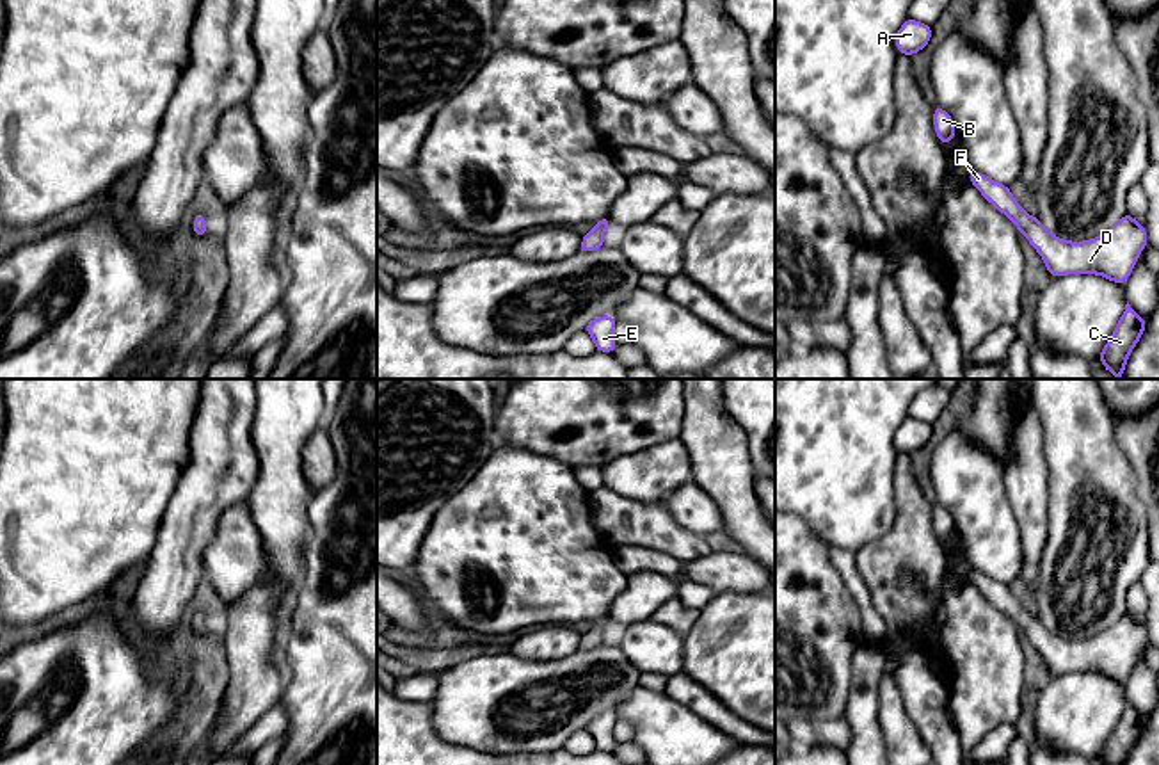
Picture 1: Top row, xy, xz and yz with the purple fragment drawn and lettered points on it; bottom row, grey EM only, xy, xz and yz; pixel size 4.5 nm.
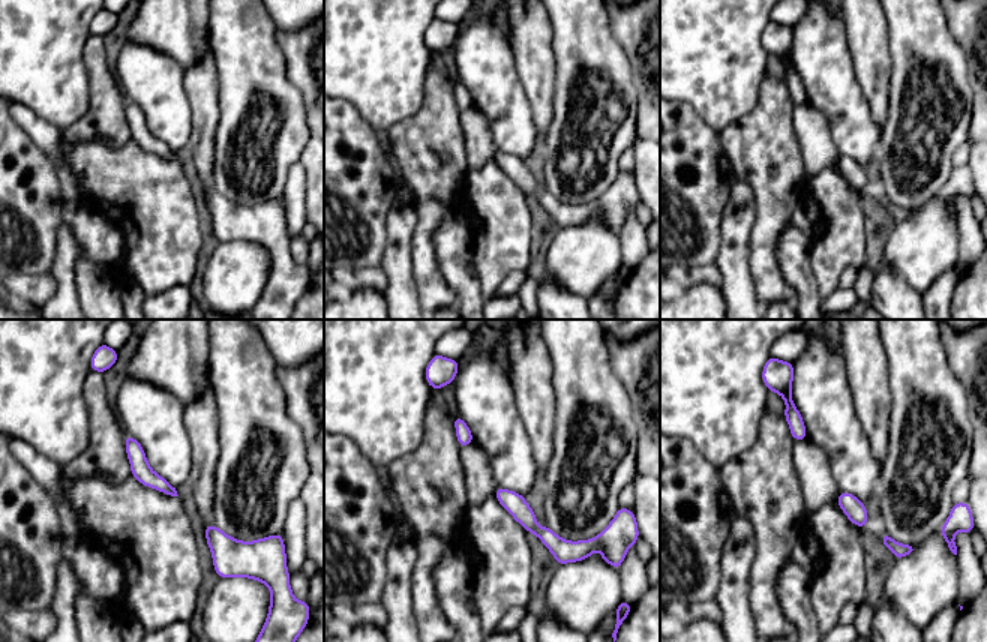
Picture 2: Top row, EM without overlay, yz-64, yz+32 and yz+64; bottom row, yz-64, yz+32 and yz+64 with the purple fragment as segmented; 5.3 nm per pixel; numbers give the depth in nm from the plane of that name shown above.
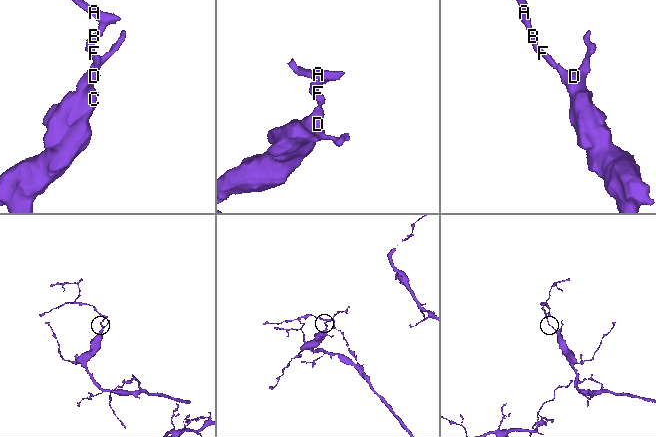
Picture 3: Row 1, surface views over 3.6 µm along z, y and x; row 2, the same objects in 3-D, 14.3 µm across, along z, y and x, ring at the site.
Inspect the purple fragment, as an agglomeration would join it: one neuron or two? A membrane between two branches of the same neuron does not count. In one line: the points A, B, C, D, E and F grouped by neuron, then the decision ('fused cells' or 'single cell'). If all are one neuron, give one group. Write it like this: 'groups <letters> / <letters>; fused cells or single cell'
groups A B C D E F; single cell

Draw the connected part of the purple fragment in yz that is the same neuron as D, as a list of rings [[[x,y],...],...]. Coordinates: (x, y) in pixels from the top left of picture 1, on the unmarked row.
[[[976,568],[969,569],[969,580],[1031,640],[1045,660],[1051,676],[1099,672],[1125,685],[1139,651],[1148,642],[1145,623],[1138,623],[1129,610],[1097,637],[1063,639],[1052,633],[1036,614],[1027,614],[1008,584],[997,582]]]

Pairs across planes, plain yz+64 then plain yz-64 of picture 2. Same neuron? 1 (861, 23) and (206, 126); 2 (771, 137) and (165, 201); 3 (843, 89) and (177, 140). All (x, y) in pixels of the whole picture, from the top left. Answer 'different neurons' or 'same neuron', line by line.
1: same neuron
2: different neurons
3: same neuron

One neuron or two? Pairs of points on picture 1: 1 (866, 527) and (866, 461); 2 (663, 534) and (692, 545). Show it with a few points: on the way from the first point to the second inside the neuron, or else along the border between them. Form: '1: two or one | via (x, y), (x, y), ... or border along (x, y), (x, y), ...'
1: one | via (866, 511), (866, 495), (873, 488), (871, 477)
2: one | via (671, 538), (685, 545)

